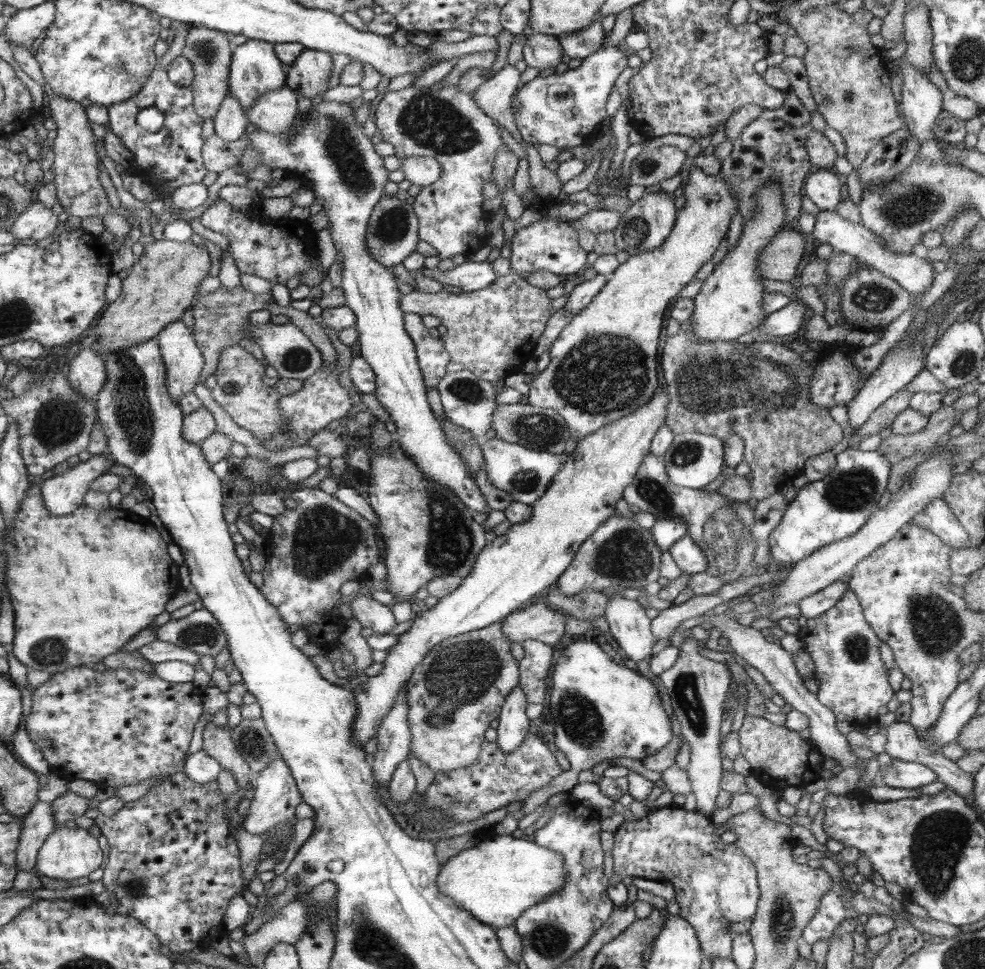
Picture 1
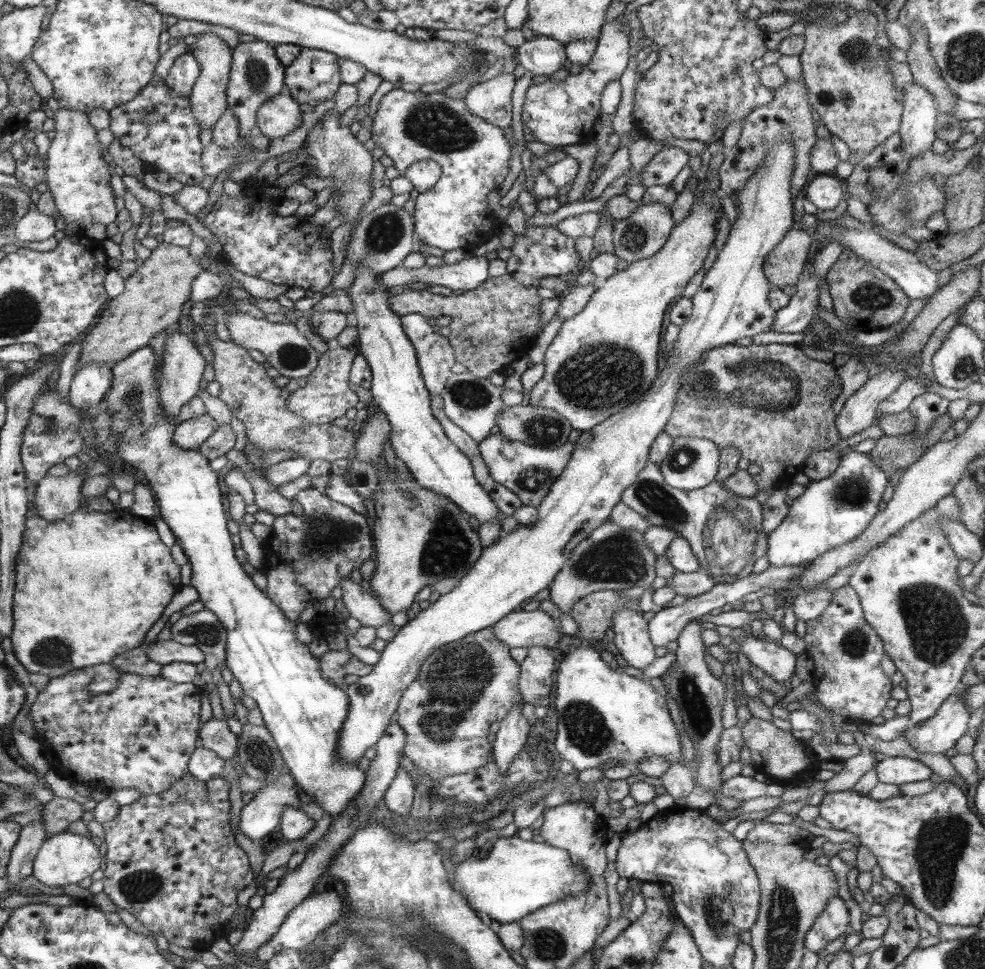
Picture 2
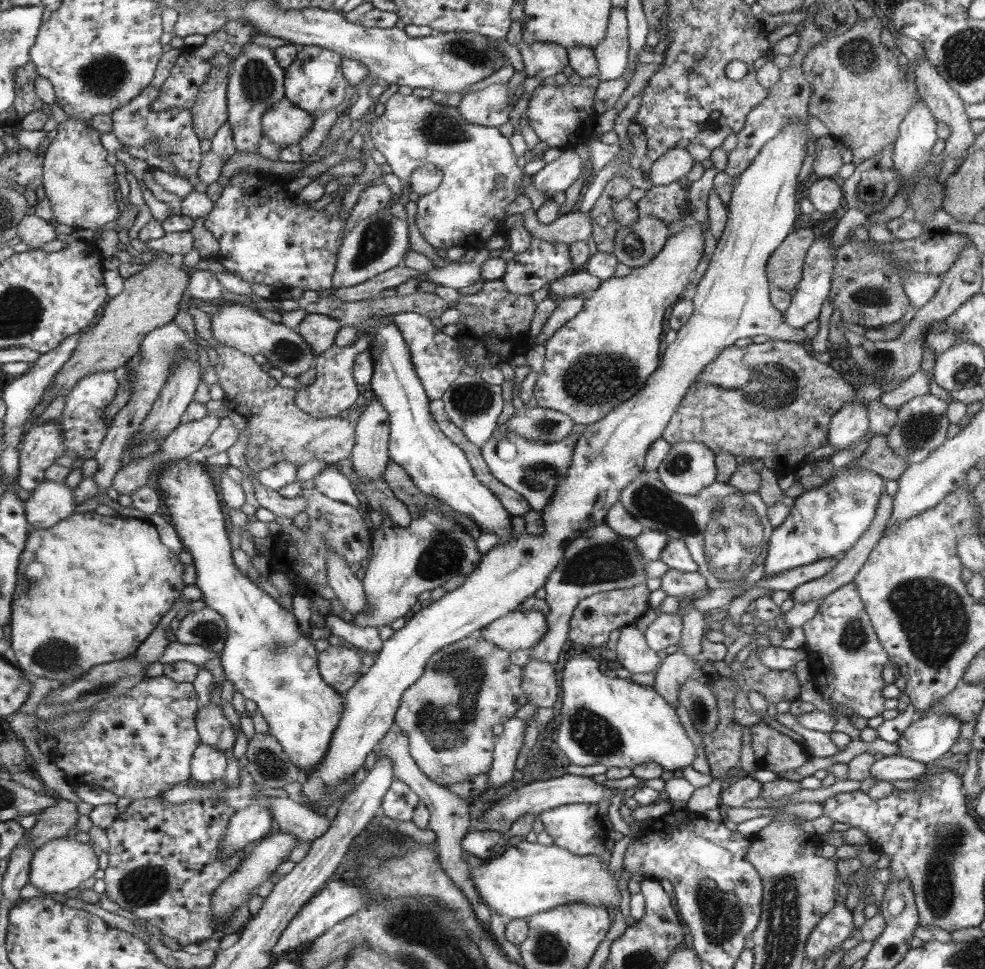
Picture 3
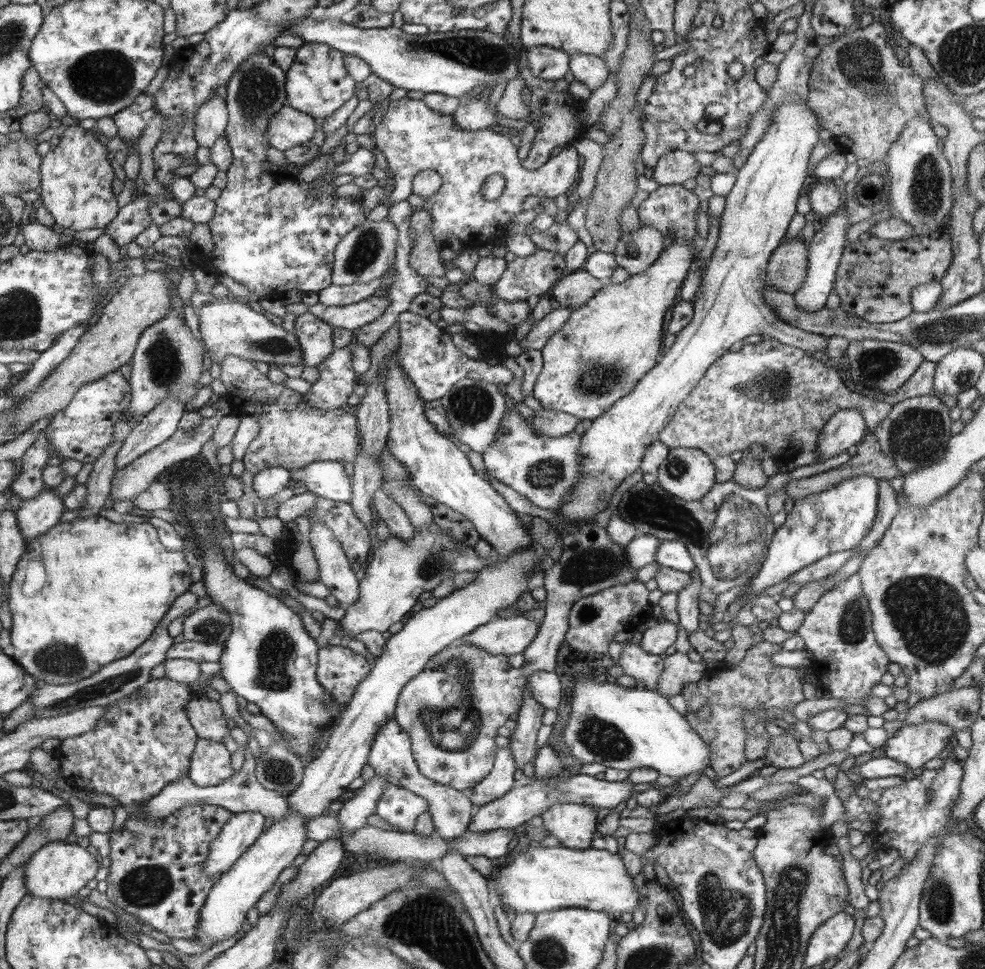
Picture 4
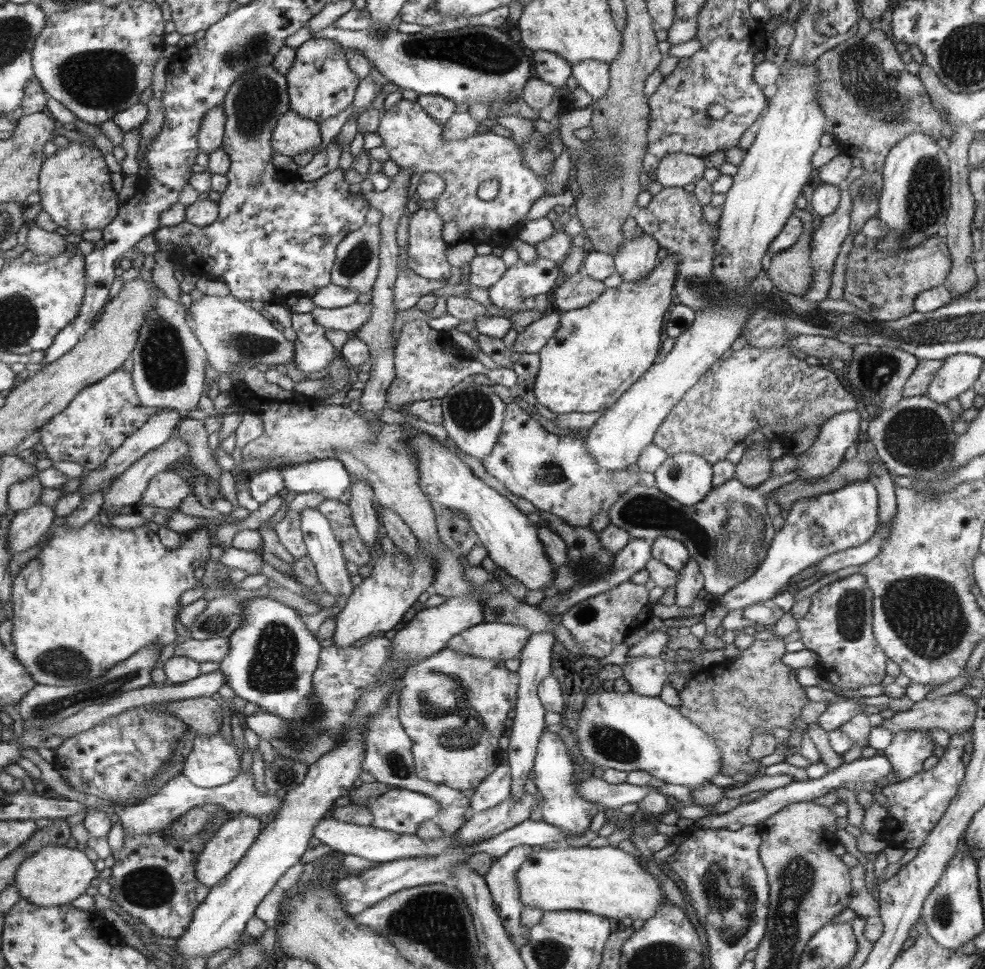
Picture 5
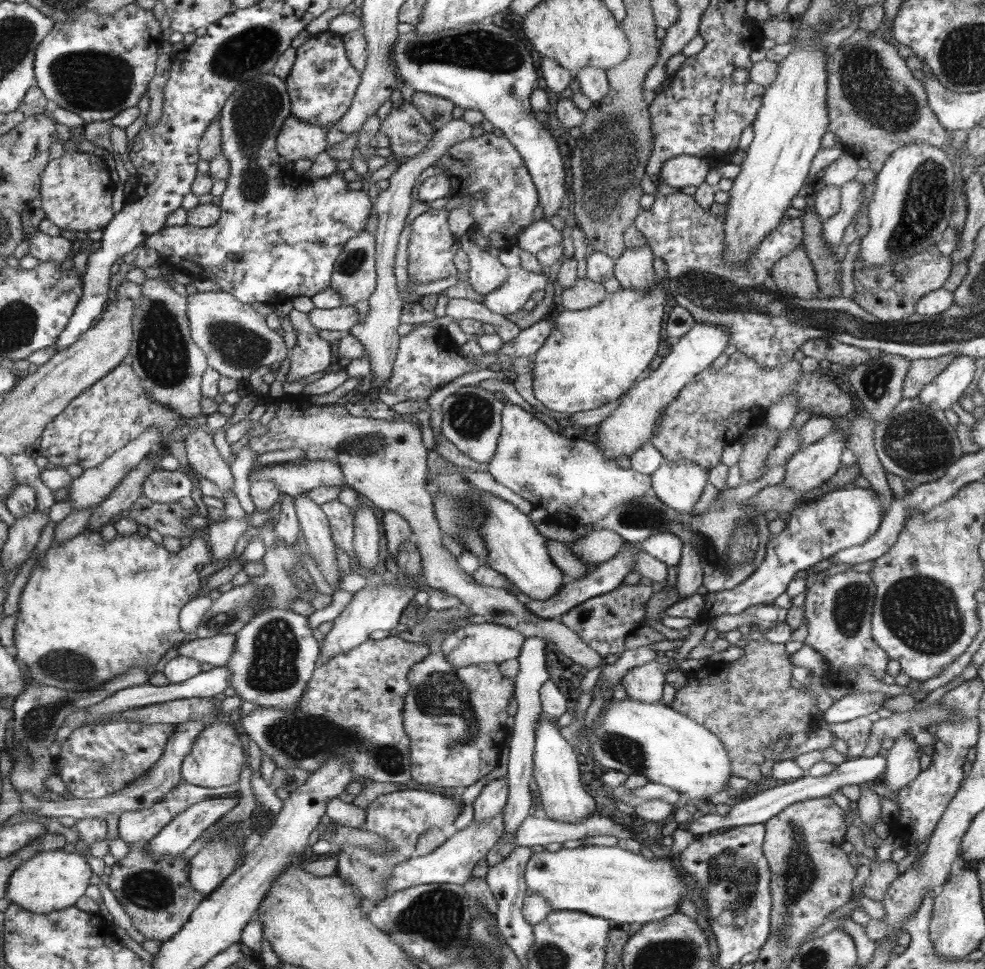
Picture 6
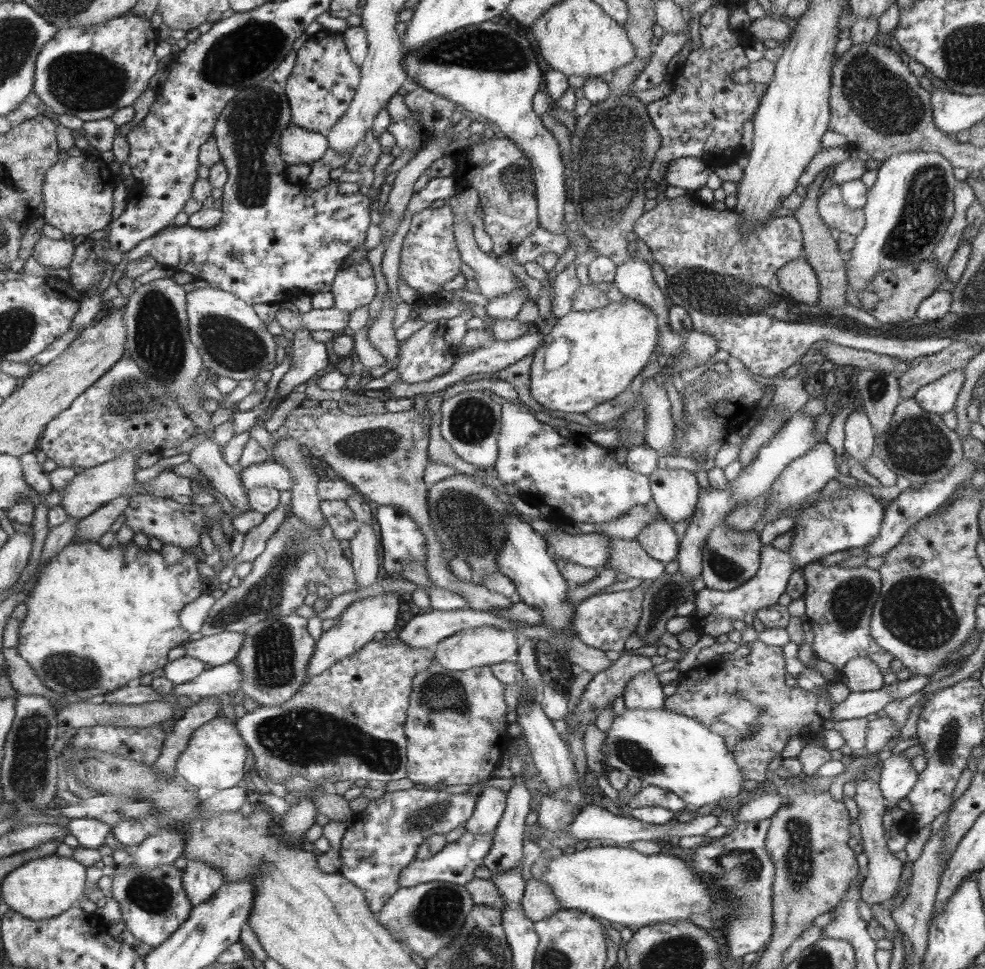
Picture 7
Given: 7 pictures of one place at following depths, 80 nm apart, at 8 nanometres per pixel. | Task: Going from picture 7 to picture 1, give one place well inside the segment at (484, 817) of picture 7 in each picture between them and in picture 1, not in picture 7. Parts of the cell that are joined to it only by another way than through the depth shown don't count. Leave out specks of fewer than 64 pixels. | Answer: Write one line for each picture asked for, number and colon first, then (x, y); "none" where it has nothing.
1: (513, 725)
2: (512, 734)
3: (509, 743)
4: (501, 779)
5: (496, 788)
6: (493, 798)

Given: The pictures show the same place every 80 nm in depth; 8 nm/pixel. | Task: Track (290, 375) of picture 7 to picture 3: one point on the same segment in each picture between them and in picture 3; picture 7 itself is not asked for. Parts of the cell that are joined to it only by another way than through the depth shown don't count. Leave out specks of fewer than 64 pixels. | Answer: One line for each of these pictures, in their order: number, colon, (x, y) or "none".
3: (319, 331)
4: (315, 335)
5: (314, 352)
6: (311, 354)

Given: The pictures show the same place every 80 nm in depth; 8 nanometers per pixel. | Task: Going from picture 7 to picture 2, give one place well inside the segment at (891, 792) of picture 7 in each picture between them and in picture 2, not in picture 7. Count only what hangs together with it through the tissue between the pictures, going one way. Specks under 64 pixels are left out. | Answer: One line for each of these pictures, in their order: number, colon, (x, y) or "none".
2: (938, 734)
3: (929, 737)
4: (914, 744)
5: (908, 750)
6: (902, 760)

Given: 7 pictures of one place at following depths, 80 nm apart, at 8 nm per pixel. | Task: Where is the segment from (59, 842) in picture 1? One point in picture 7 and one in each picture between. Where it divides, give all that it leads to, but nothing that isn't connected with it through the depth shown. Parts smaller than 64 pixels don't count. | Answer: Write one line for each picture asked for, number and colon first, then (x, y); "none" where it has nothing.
2: (66, 858)
3: (61, 865)
4: (57, 871)
5: (56, 875)
6: (51, 881)
7: (44, 888)

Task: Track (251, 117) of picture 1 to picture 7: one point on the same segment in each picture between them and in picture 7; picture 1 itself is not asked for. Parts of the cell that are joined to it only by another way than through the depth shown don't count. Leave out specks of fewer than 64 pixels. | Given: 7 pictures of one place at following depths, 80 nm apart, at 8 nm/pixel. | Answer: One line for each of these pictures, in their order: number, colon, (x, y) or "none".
2: (281, 115)
3: (284, 123)
4: (289, 128)
5: (294, 134)
6: (298, 139)
7: (298, 146)

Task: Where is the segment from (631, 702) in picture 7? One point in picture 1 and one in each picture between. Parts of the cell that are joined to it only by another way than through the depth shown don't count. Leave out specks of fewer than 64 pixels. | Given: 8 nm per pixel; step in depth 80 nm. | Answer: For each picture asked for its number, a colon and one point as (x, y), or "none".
1: (629, 625)
2: (632, 639)
3: (633, 652)
4: (646, 668)
5: (647, 676)
6: (644, 683)

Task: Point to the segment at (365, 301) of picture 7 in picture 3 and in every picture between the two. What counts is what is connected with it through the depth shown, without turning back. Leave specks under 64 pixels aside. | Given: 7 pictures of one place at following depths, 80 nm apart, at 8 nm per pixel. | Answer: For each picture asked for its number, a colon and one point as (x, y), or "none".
3: (378, 243)
4: (367, 252)
5: (357, 262)
6: (355, 277)

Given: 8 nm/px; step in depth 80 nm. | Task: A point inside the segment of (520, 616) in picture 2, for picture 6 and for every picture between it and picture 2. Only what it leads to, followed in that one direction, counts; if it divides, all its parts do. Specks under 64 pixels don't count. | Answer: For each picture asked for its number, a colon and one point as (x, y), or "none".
3: (520, 630)
4: (509, 636)
5: (493, 640)
6: (473, 643)

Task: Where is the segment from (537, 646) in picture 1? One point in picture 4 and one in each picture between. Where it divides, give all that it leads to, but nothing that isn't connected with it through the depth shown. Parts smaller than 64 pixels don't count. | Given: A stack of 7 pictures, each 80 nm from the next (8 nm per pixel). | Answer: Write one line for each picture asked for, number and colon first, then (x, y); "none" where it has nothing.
2: (537, 670)
3: (540, 683)
4: (545, 686)

